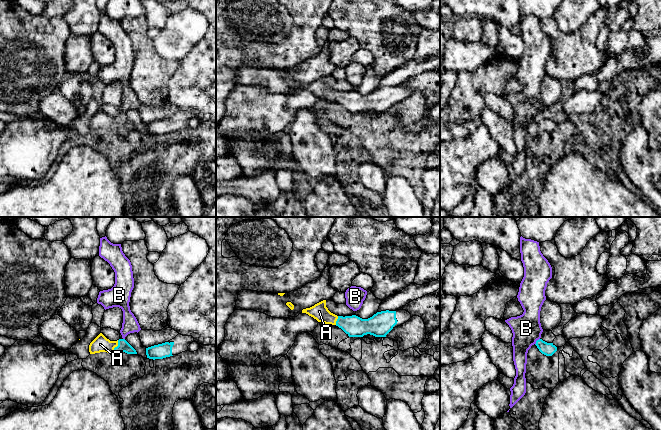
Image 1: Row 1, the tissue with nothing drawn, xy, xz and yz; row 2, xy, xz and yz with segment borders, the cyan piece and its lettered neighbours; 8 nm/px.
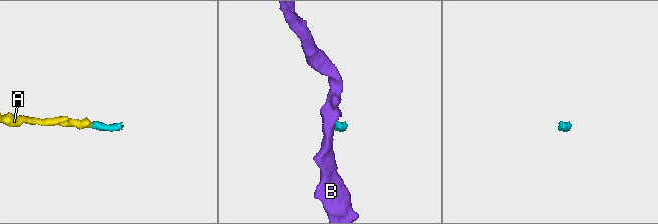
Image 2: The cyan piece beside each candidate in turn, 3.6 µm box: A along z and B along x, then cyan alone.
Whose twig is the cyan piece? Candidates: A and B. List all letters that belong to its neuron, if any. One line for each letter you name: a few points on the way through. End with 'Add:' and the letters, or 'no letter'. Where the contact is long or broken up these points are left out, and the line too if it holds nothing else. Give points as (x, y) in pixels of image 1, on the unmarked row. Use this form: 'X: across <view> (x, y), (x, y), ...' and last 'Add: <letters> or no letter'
A: across xy (123, 122), (117, 122), (100, 120)
Add: A

